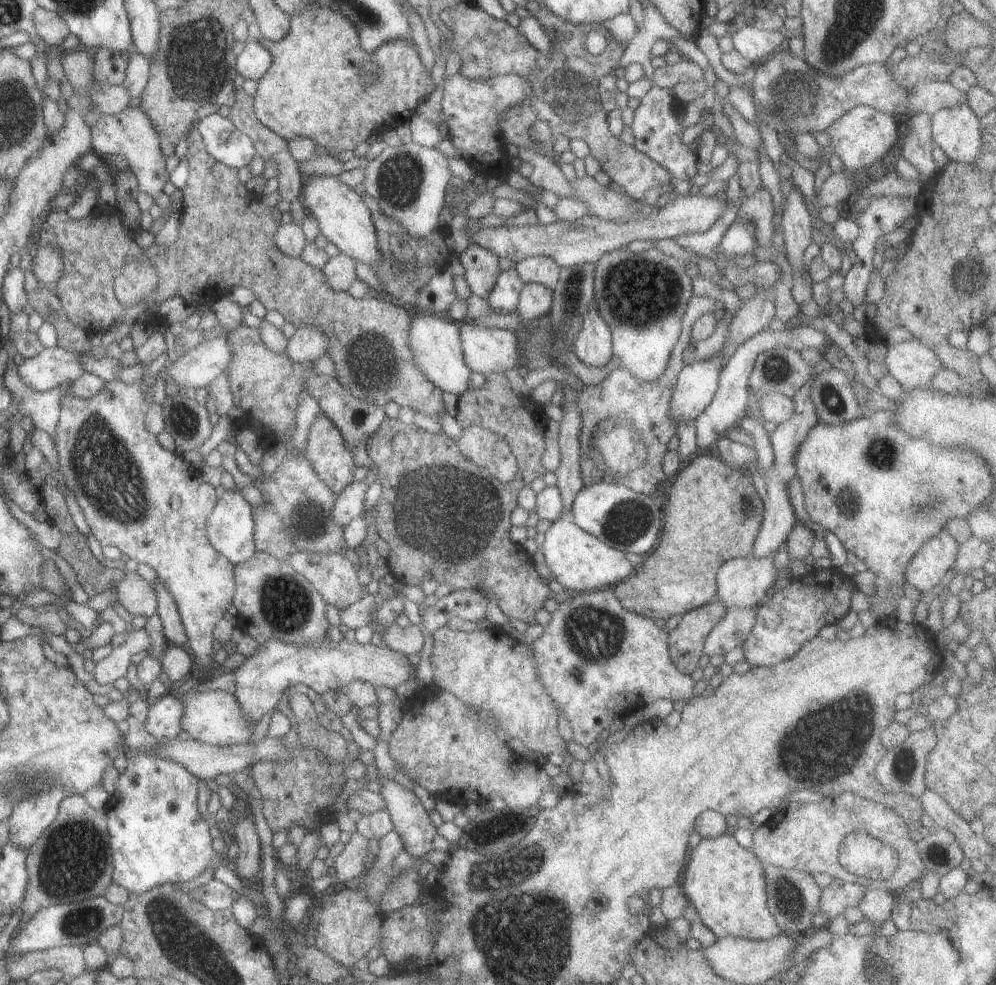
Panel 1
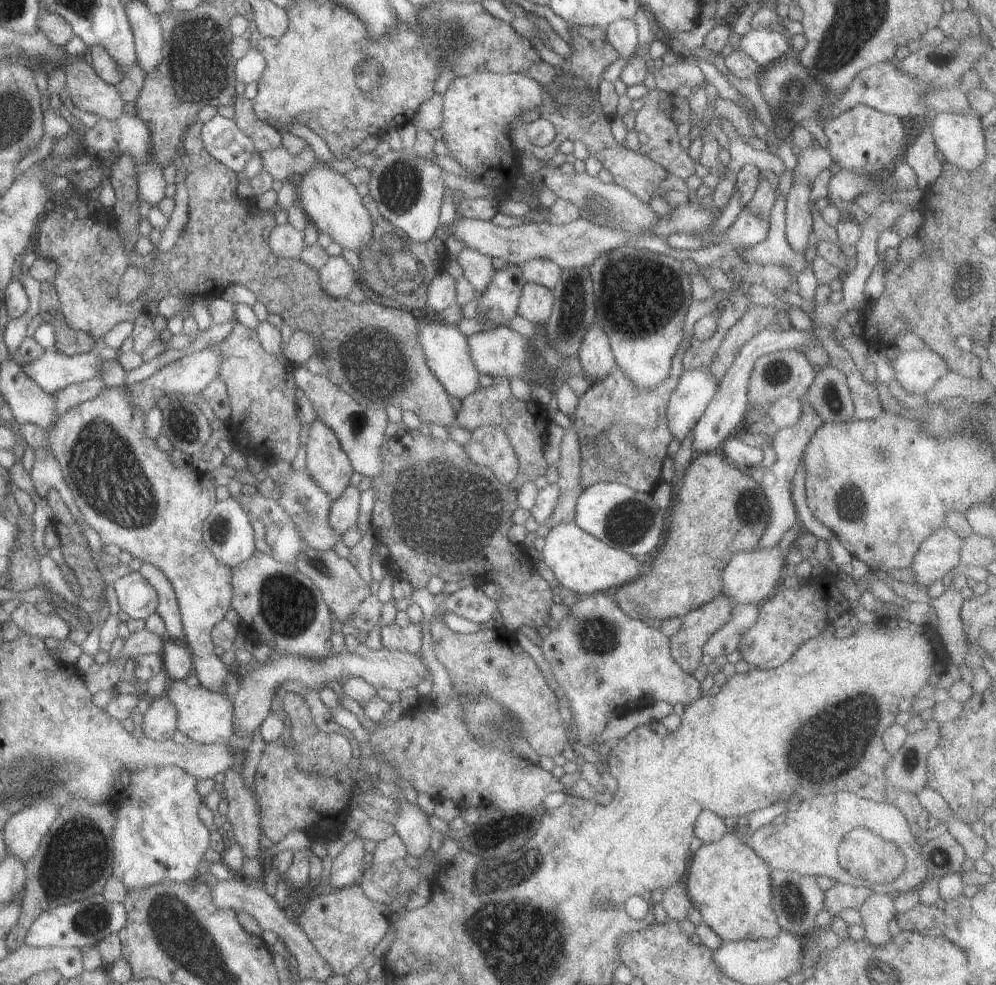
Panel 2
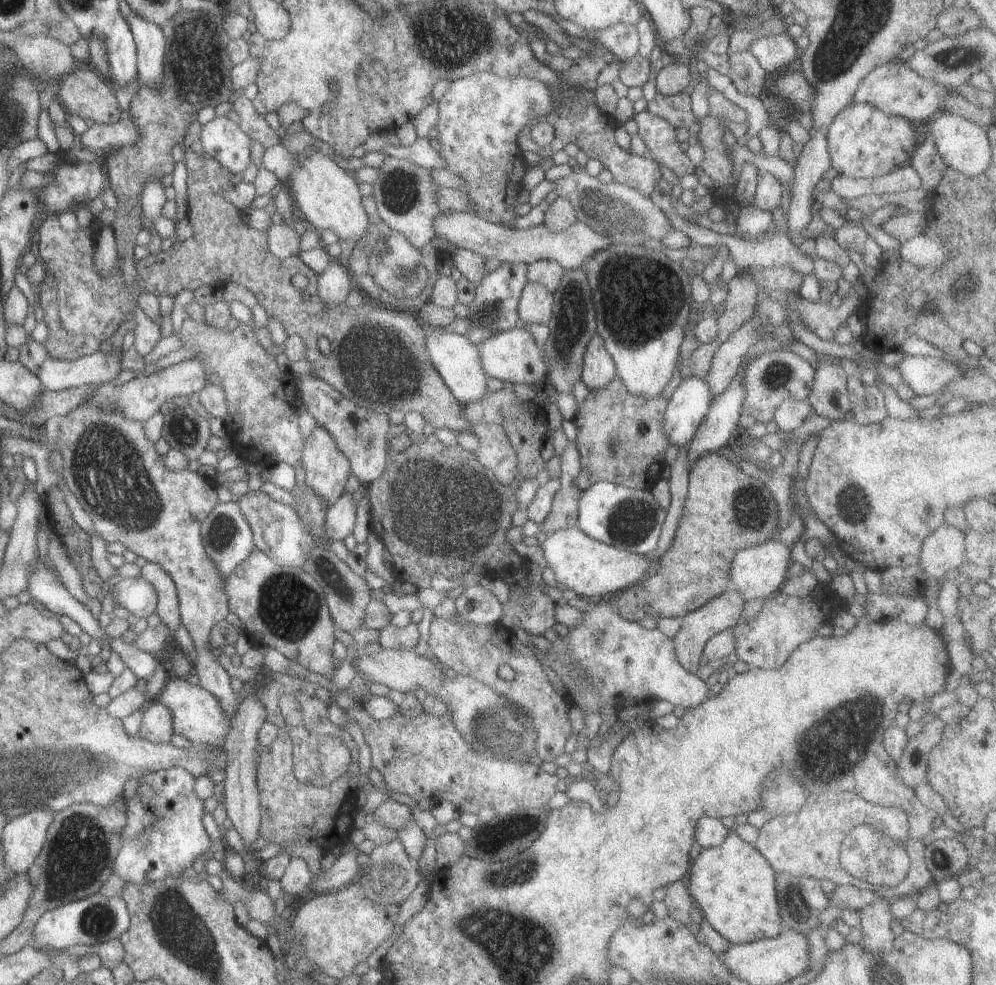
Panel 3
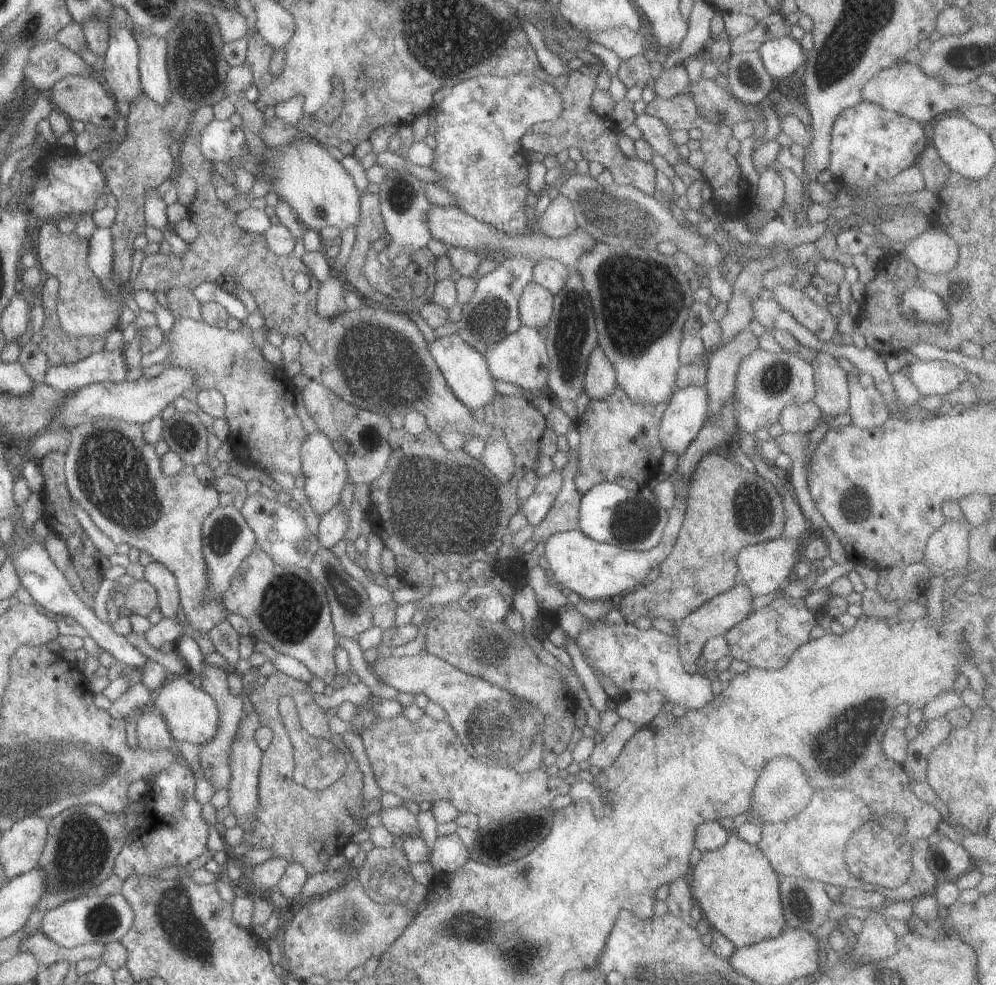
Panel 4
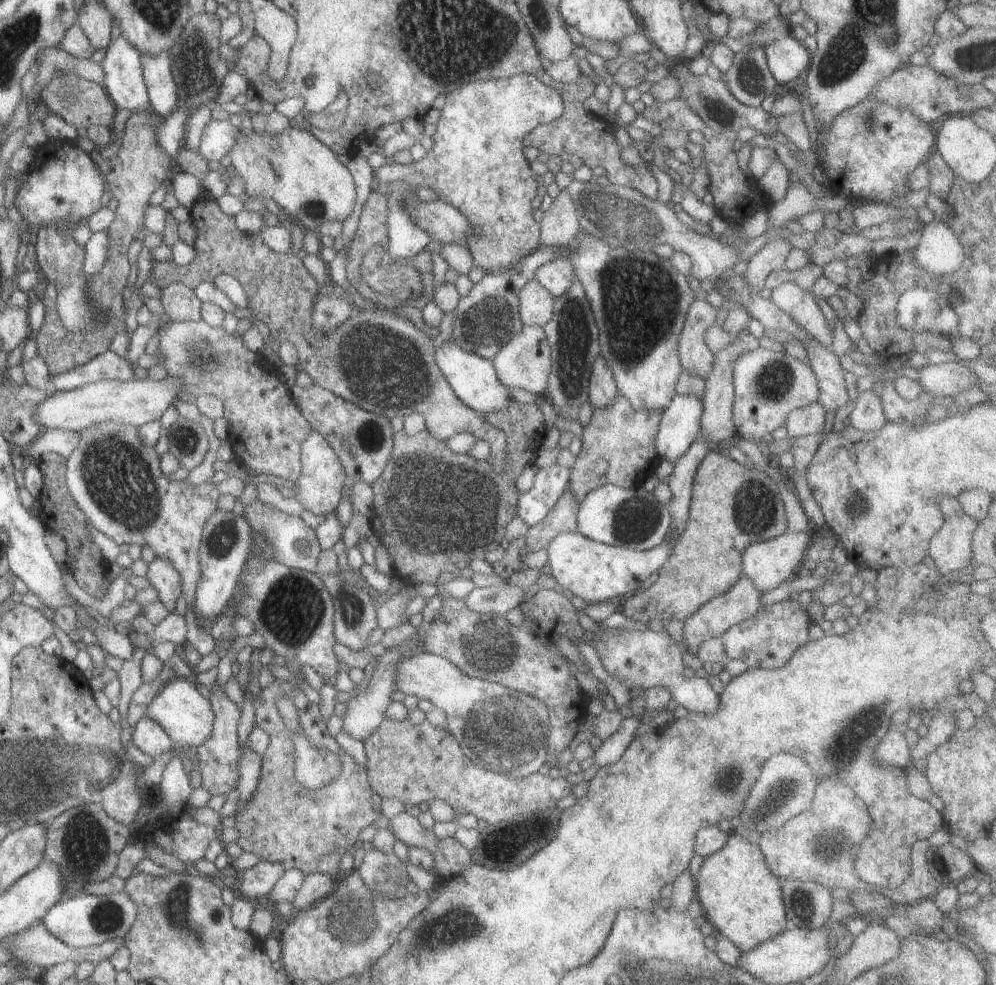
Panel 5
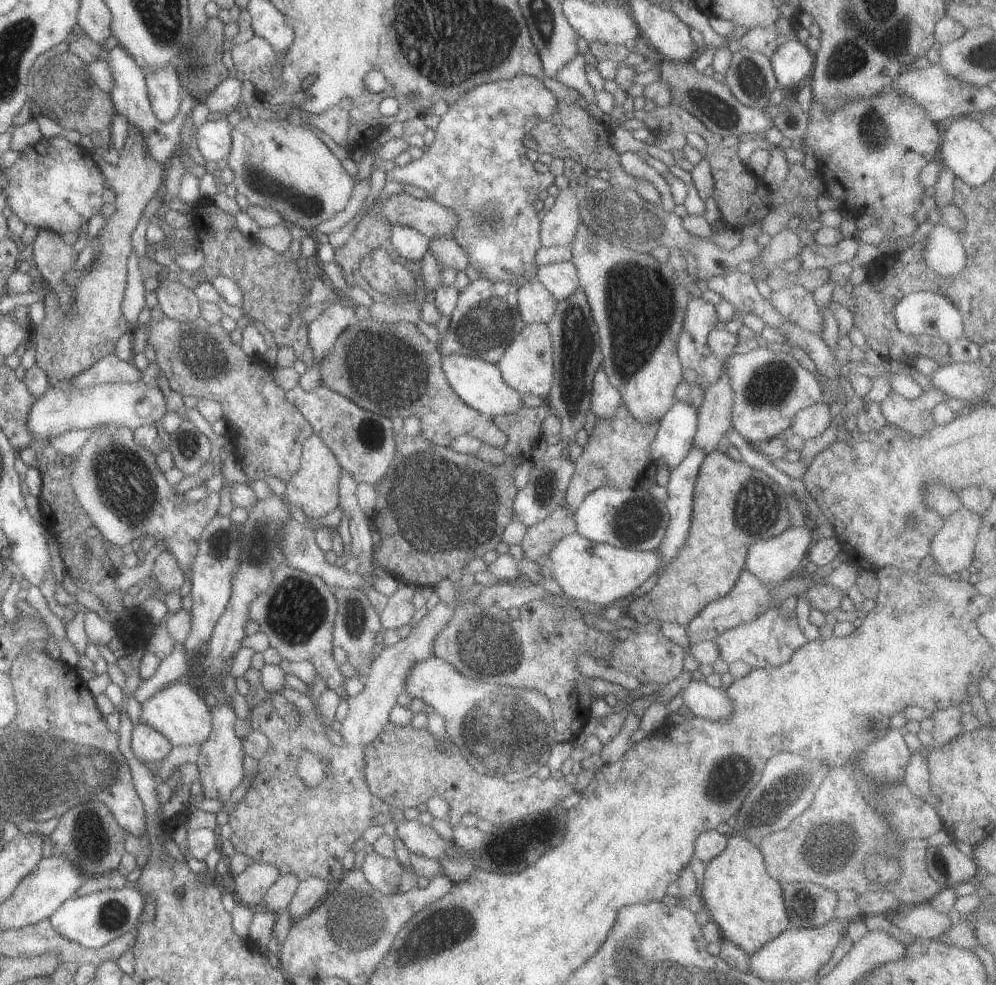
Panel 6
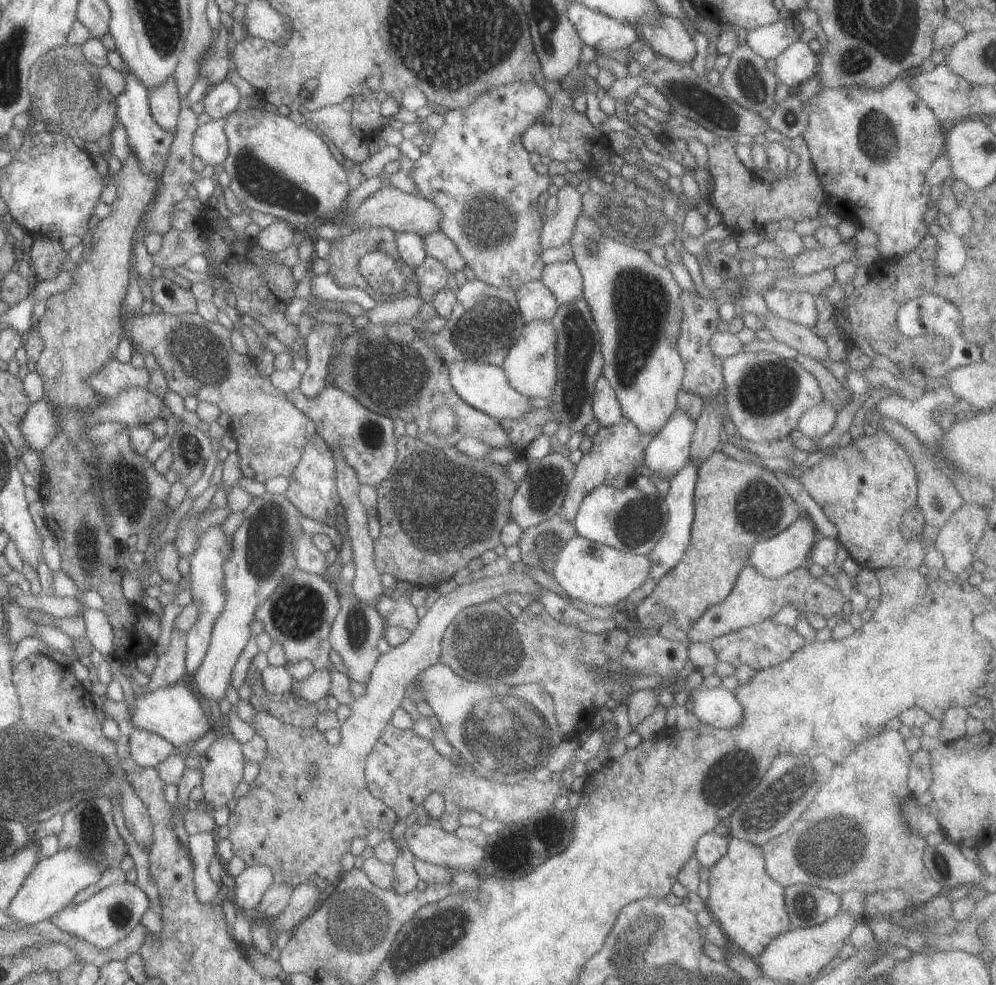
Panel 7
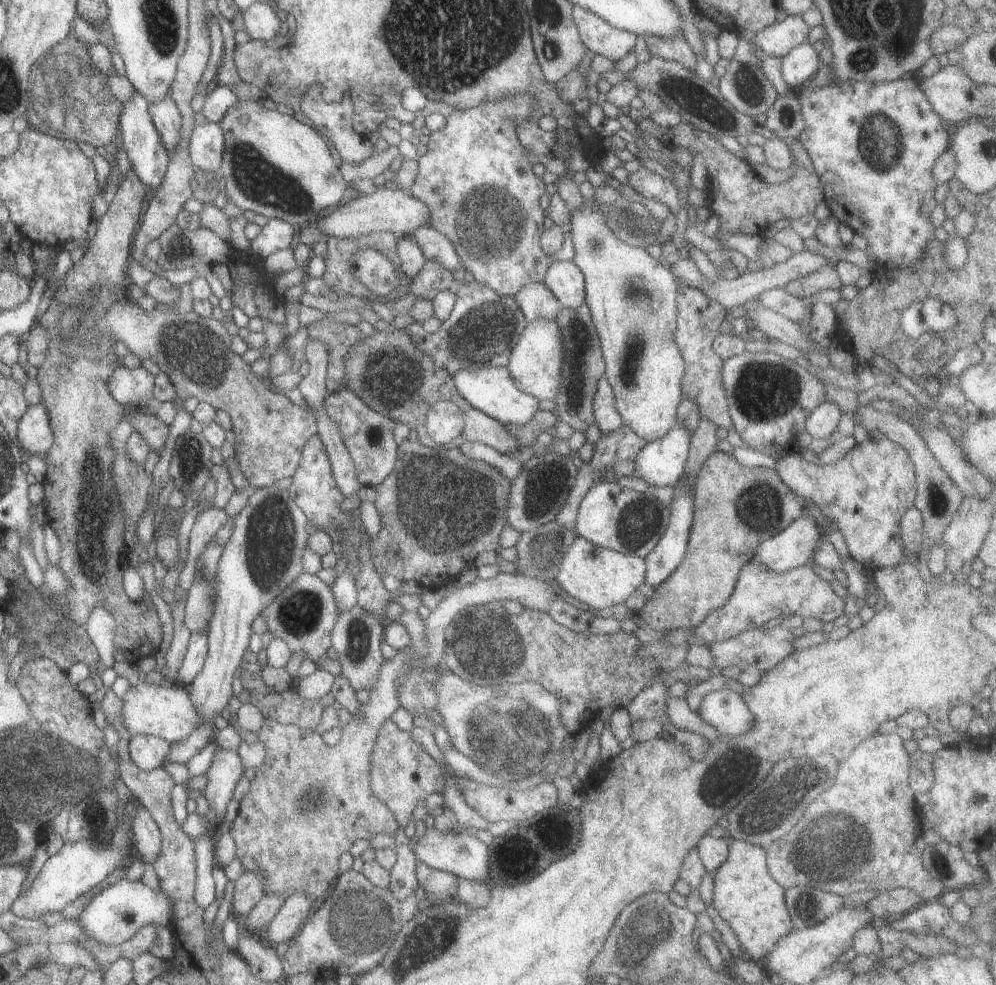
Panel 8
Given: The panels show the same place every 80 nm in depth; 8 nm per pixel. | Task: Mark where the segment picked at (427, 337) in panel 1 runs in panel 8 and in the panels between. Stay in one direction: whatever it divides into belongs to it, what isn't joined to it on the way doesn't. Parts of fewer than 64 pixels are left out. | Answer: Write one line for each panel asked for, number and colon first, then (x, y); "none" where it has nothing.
2: (444, 349)
3: (456, 360)
4: (464, 369)
5: (473, 380)
6: (478, 384)
7: (484, 387)
8: (491, 390)

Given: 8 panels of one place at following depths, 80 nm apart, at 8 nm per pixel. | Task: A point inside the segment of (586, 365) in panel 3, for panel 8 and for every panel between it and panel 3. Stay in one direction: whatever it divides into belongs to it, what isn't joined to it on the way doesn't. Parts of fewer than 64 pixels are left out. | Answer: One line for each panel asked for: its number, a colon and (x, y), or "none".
4: (599, 380)
5: (601, 389)
6: (604, 400)
7: (605, 409)
8: (606, 418)

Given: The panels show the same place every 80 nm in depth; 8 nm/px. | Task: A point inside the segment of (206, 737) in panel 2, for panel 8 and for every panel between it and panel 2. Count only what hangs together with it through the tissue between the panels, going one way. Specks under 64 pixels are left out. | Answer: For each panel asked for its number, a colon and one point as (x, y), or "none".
3: (196, 715)
4: (190, 715)
5: (186, 717)
6: (179, 714)
7: (172, 712)
8: (147, 709)

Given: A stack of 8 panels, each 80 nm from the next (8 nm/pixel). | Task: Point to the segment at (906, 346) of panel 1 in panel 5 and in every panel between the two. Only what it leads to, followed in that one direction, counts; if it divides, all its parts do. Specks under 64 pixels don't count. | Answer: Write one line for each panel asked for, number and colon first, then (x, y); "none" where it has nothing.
2: (916, 371)
3: (925, 375)
4: (938, 378)
5: (946, 379)

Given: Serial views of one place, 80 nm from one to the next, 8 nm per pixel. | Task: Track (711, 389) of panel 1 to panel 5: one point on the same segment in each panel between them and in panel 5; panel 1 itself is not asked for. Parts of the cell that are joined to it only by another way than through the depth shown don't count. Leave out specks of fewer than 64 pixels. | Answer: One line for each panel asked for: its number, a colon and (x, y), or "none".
2: (695, 388)
3: (688, 403)
4: (686, 408)
5: (679, 422)

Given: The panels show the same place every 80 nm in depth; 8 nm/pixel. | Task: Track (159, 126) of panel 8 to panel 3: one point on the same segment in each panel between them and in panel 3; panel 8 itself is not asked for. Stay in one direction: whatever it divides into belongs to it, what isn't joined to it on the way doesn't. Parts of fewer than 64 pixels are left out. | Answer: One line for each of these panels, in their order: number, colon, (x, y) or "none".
3: (149, 42)
4: (152, 70)
5: (161, 90)
6: (164, 91)
7: (163, 102)

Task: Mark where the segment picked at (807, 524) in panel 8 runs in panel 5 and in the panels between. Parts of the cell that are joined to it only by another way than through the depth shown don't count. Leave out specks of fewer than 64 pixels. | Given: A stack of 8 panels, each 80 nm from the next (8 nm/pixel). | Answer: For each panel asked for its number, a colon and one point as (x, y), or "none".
5: (766, 564)
6: (772, 560)
7: (773, 557)

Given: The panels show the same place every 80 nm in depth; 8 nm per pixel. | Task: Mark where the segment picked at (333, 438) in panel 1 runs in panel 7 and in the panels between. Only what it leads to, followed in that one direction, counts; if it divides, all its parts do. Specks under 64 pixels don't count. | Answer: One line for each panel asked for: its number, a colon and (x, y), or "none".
2: (327, 465)
3: (326, 470)
4: (324, 474)
5: (318, 489)
6: (313, 487)
7: (311, 489)

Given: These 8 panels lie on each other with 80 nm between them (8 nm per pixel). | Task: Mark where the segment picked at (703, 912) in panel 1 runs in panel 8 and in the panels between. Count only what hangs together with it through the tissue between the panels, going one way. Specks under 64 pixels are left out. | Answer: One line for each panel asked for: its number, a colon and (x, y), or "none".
2: (729, 885)
3: (734, 888)
4: (737, 890)
5: (738, 895)
6: (747, 905)
7: (749, 907)
8: (752, 904)

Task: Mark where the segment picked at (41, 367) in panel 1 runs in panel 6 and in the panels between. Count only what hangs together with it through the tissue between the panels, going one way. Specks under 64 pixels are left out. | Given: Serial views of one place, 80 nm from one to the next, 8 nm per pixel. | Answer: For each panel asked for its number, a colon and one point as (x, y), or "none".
2: (52, 371)
3: (98, 367)
4: (104, 365)
5: (107, 366)
6: (109, 369)

